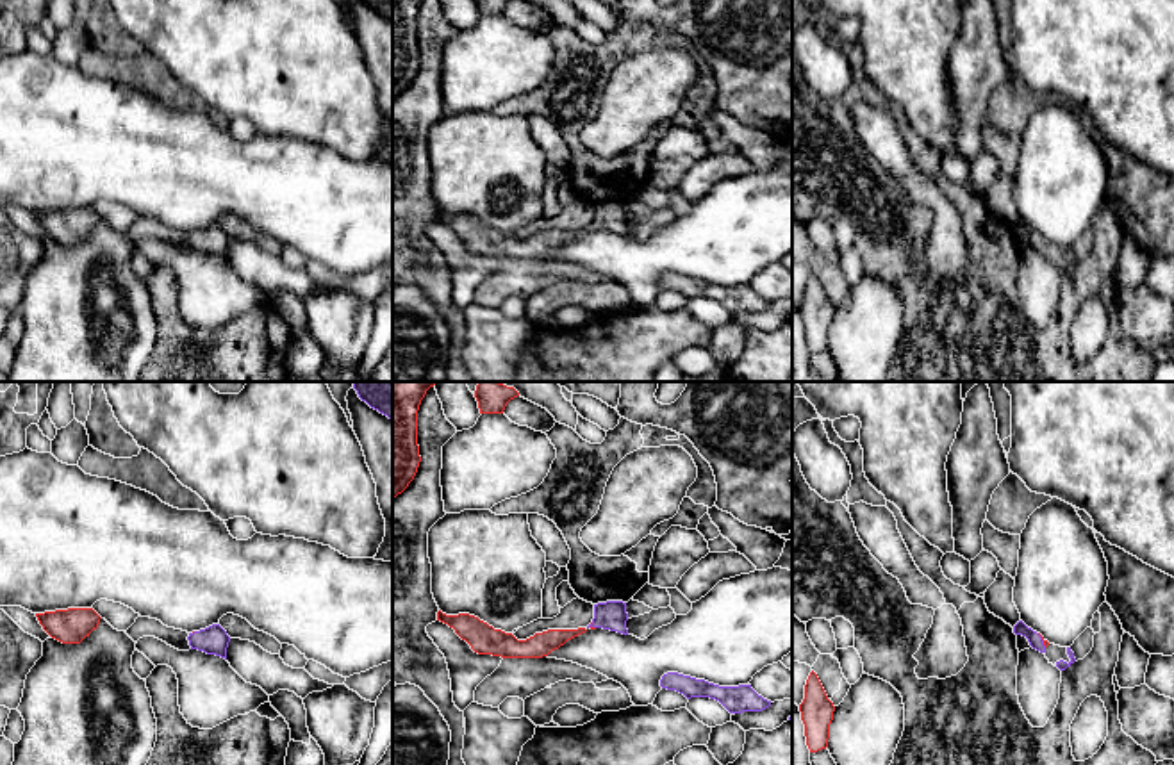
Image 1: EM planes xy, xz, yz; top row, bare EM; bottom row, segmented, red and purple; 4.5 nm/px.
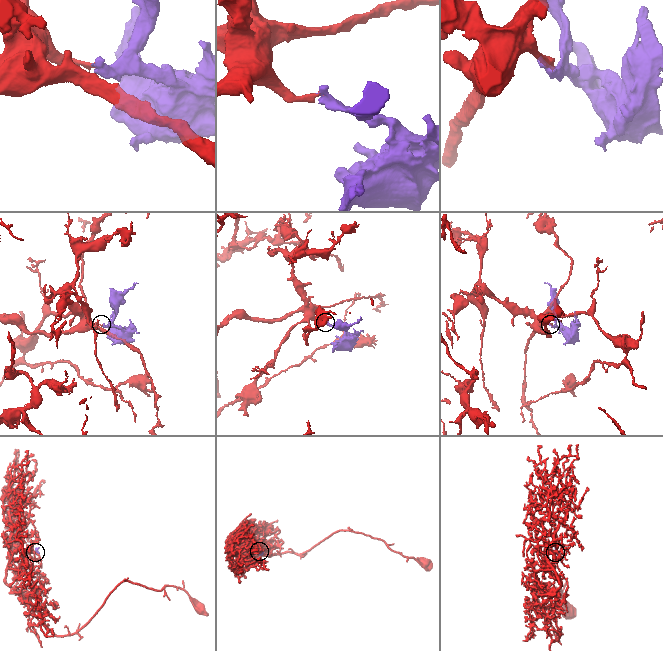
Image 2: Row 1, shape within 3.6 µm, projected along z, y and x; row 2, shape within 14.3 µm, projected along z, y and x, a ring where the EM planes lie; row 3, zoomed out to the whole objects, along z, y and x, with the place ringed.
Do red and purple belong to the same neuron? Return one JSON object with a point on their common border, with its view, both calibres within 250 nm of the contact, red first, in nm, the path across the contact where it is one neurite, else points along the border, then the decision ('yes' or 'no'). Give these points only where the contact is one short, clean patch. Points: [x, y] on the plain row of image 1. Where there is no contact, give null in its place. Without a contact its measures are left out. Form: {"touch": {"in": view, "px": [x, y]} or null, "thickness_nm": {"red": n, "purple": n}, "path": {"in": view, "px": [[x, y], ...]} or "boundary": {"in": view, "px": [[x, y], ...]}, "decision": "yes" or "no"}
{"touch": {"in": "yz", "px": [1042, 239]}, "thickness_nm": {"red": 20, "purple": 70}, "path": {"in": "yz", "px": [[1046, 243], [1042, 239], [1035, 241]]}, "decision": "yes"}

